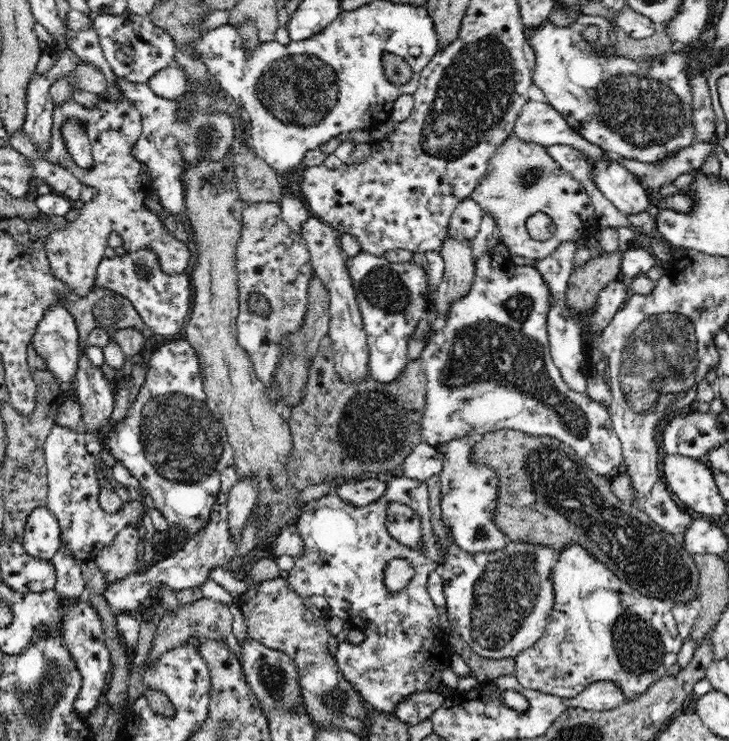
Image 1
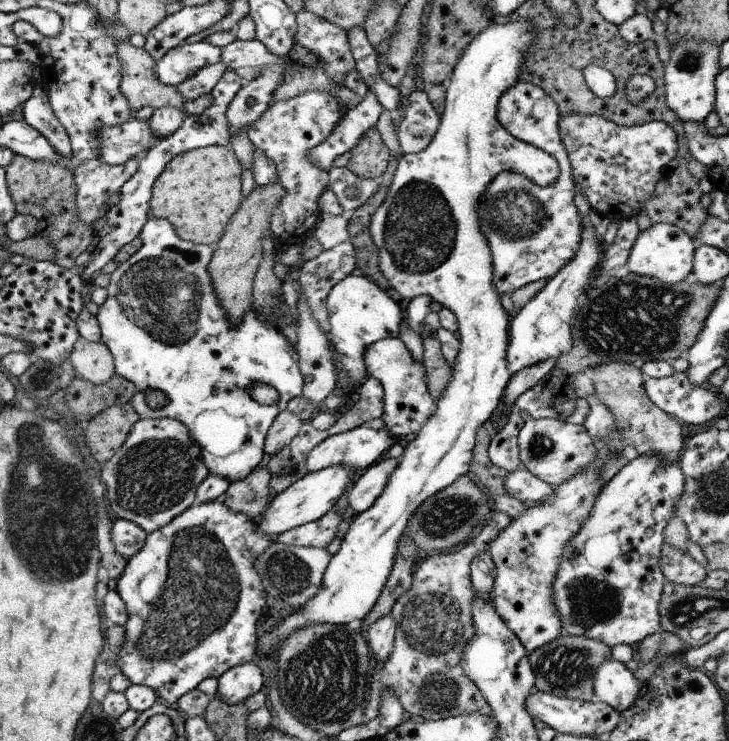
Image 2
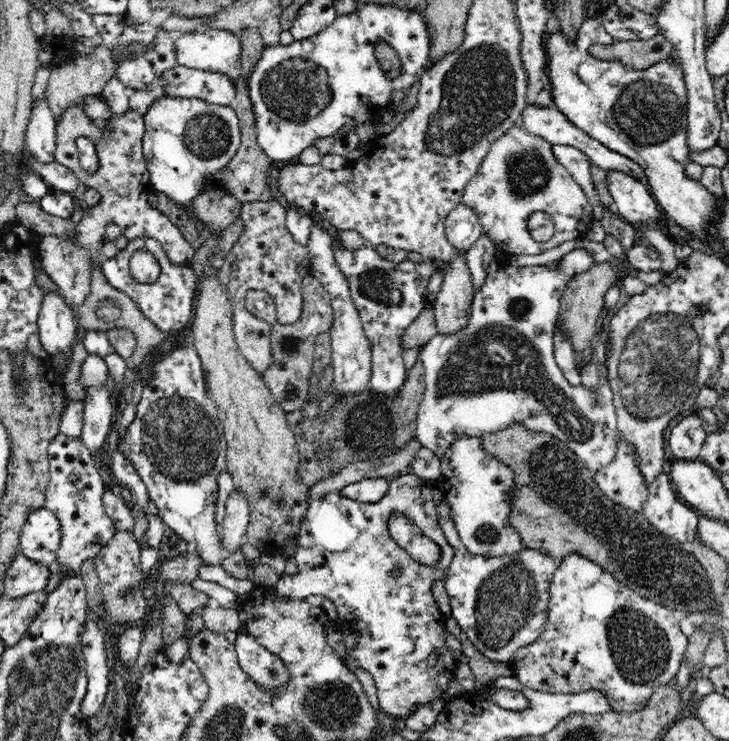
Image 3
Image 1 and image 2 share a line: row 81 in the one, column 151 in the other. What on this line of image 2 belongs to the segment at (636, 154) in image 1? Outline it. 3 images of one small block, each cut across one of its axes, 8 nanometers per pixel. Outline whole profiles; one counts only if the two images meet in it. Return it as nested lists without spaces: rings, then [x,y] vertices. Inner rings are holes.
[[[221,500],[214,502],[204,502],[204,504],[193,504],[185,513],[182,513],[176,520],[166,525],[164,529],[158,529],[156,532],[151,532],[146,537],[144,548],[127,560],[126,568],[122,576],[117,580],[115,591],[126,605],[128,612],[127,624],[124,624],[126,630],[126,640],[124,644],[116,650],[118,659],[116,664],[120,671],[128,680],[135,683],[141,683],[150,687],[158,696],[159,700],[164,700],[171,706],[180,700],[182,696],[196,689],[202,681],[209,678],[219,679],[228,673],[230,669],[246,662],[255,661],[256,658],[256,642],[258,642],[258,634],[260,632],[258,626],[258,618],[266,606],[266,588],[262,582],[262,576],[258,574],[257,562],[258,556],[266,552],[266,548],[271,545],[272,539],[262,531],[254,520],[247,514],[236,514],[233,510],[226,506]]]

